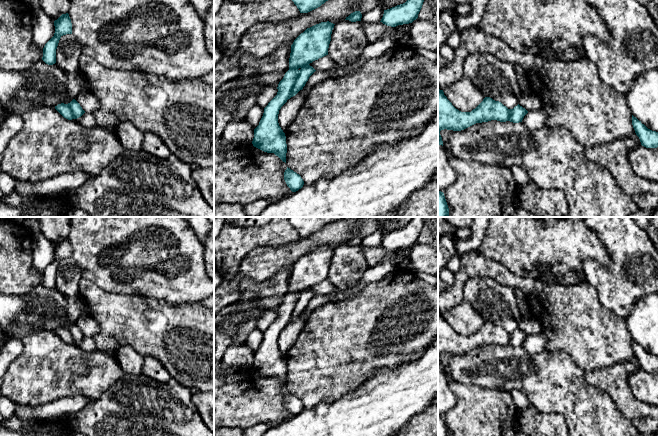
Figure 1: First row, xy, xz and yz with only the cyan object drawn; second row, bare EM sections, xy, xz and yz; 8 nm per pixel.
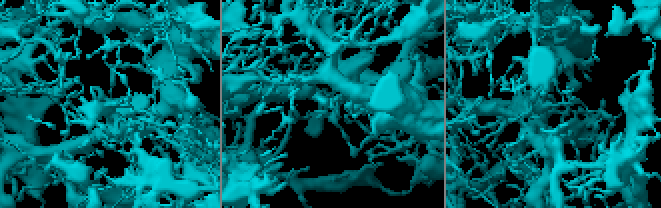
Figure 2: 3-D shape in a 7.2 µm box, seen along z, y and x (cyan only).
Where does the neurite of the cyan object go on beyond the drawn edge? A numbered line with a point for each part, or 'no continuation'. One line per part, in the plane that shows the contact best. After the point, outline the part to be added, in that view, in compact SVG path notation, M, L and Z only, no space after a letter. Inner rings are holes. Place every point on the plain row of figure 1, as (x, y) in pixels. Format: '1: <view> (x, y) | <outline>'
no continuation

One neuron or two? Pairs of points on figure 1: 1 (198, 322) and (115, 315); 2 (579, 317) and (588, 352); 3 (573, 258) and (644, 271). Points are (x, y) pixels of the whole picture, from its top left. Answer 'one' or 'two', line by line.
1: one
2: one
3: two

